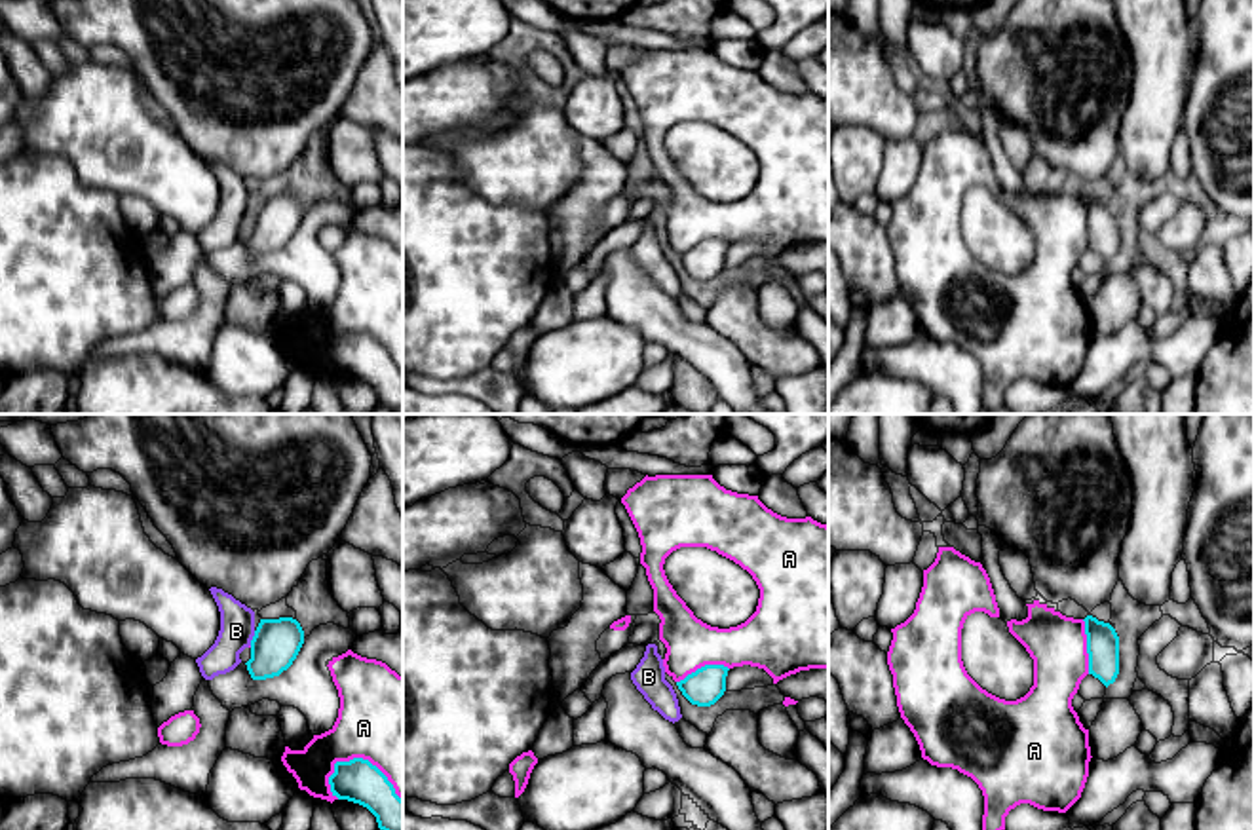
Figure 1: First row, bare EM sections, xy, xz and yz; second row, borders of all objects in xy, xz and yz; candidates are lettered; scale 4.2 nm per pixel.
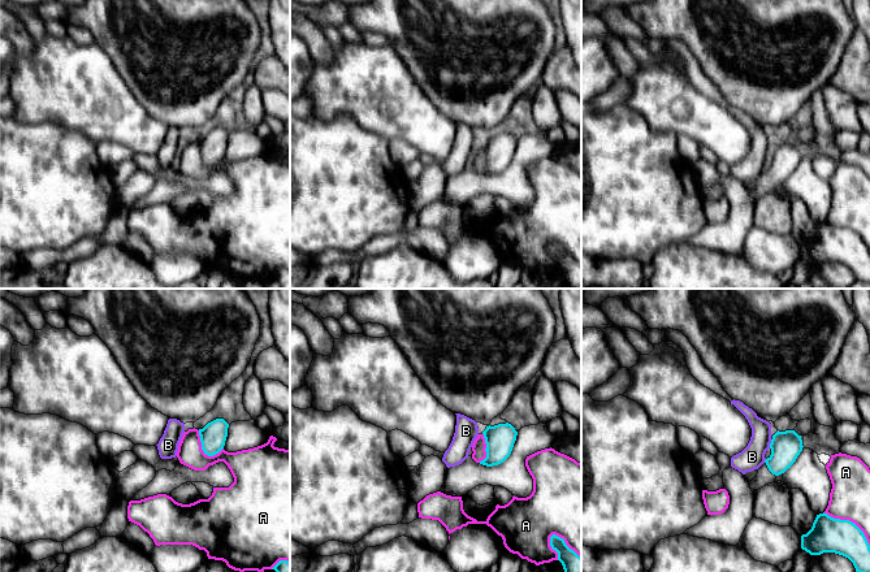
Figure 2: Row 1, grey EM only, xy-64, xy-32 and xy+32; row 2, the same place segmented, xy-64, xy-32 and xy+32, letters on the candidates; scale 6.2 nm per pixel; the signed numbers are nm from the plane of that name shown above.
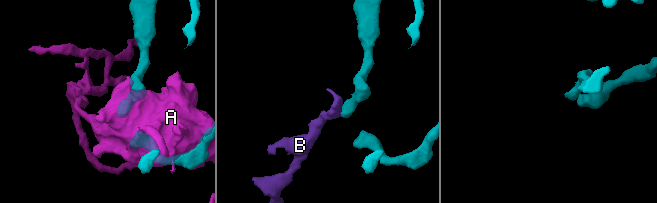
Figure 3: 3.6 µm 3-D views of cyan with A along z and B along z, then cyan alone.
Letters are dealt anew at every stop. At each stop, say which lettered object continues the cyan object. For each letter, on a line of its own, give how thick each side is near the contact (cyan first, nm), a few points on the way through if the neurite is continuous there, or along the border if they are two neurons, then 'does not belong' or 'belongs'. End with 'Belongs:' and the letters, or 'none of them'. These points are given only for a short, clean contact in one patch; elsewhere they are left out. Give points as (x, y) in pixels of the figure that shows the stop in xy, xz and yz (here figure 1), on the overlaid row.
A: calibres 180 and 420 nm; does not belong
B: calibres 200 and 140 nm; border xy (255, 631), (249, 644); does not belong
Belongs: none of them

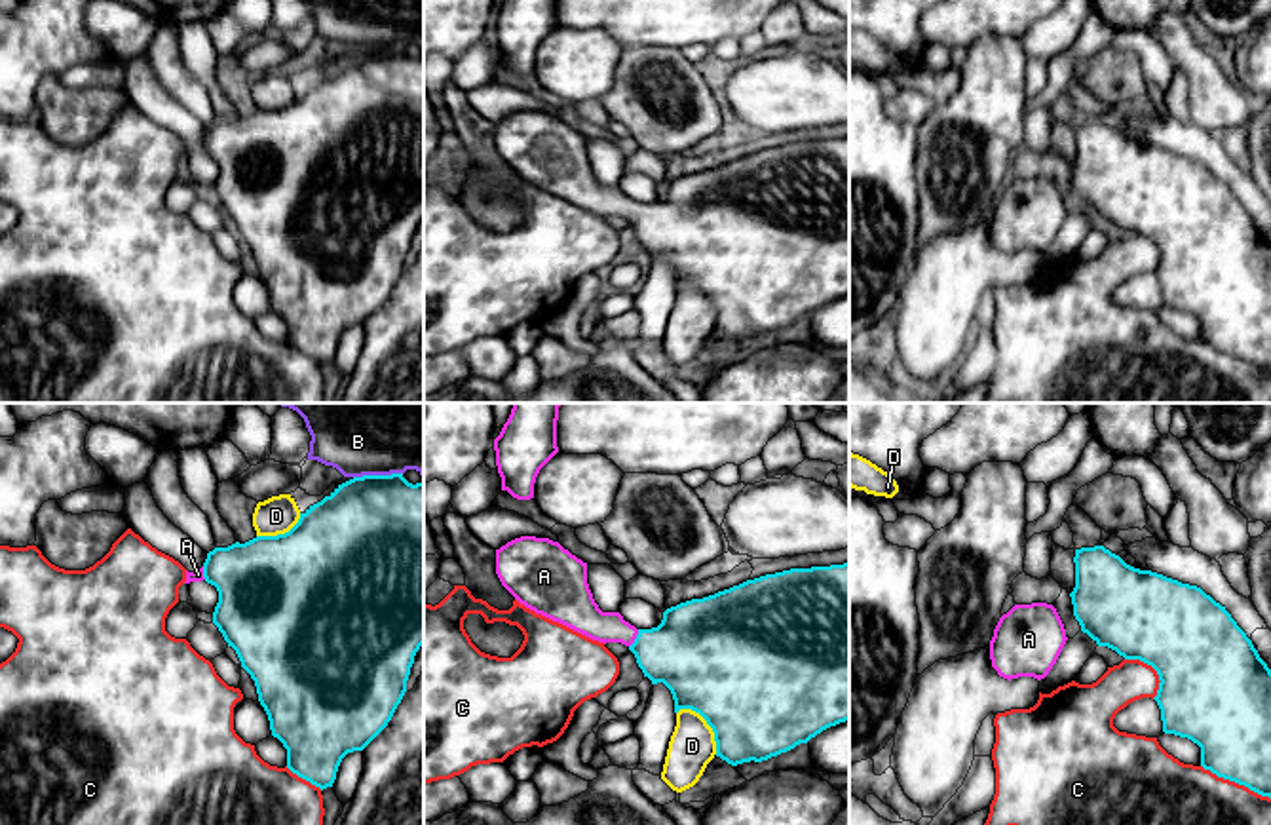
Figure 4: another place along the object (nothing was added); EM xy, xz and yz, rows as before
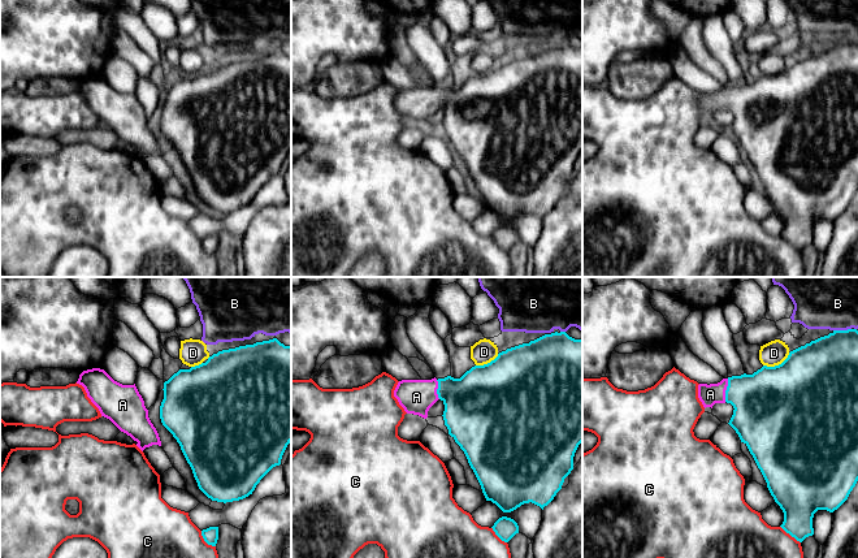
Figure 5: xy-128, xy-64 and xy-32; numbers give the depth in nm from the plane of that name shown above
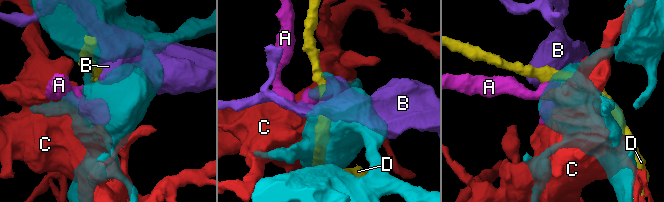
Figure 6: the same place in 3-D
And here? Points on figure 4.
A: calibres 360 and 150 nm; way xz (692, 651), (656, 651), (635, 639), (597, 626), (582, 614); belongs
B: calibres 500 and 500 nm; does not belong
C: calibres 340 and 260 nm; does not belong
D: calibres 500 and 200 nm; does not belong
Belongs: A

